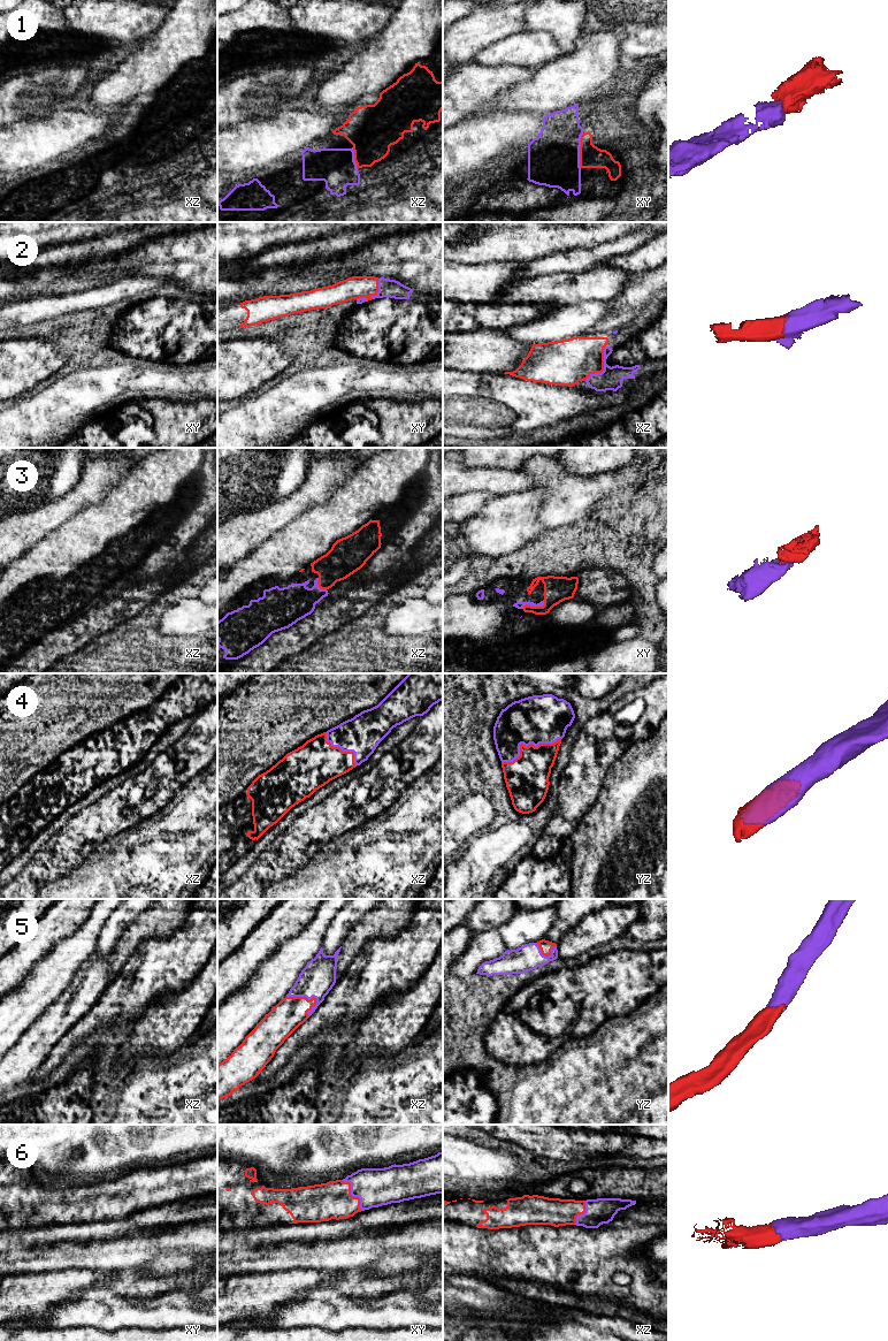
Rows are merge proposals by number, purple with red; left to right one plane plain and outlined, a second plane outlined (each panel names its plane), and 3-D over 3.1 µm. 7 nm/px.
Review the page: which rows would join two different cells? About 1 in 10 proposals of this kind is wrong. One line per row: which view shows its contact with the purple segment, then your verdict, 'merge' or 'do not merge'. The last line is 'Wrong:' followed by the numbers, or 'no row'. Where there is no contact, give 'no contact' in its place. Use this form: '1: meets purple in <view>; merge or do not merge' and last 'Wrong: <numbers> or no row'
1: meets purple in xy; merge
2: meets purple in xz; merge
3: meets purple in xy; merge
4: meets purple in yz; merge
5: meets purple in xz; merge
6: meets purple in xy; merge
Wrong: no row

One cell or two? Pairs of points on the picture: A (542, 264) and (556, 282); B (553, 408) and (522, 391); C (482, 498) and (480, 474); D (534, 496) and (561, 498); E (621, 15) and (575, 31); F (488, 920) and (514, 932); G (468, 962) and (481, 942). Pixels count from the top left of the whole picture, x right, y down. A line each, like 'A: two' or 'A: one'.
A: two
B: one
C: two
D: two
E: two
F: two
G: one

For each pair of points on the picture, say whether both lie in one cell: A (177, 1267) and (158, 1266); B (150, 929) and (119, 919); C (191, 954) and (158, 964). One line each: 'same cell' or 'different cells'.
A: same cell
B: different cells
C: same cell

